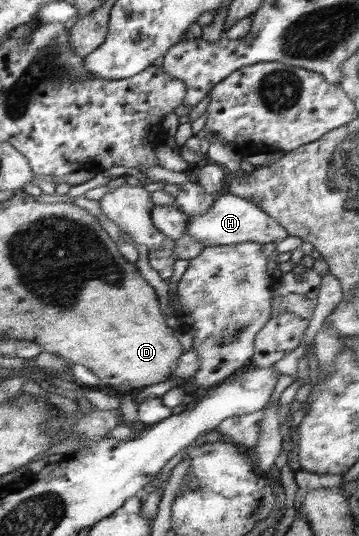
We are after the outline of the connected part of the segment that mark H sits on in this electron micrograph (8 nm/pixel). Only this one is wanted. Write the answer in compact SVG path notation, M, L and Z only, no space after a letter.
M228 193L215 197L210 209L202 215L194 215L186 223L186 234L192 236L202 246L228 246L242 242L260 242L260 244L279 243L288 238L288 231L270 214L264 212L256 202Z

